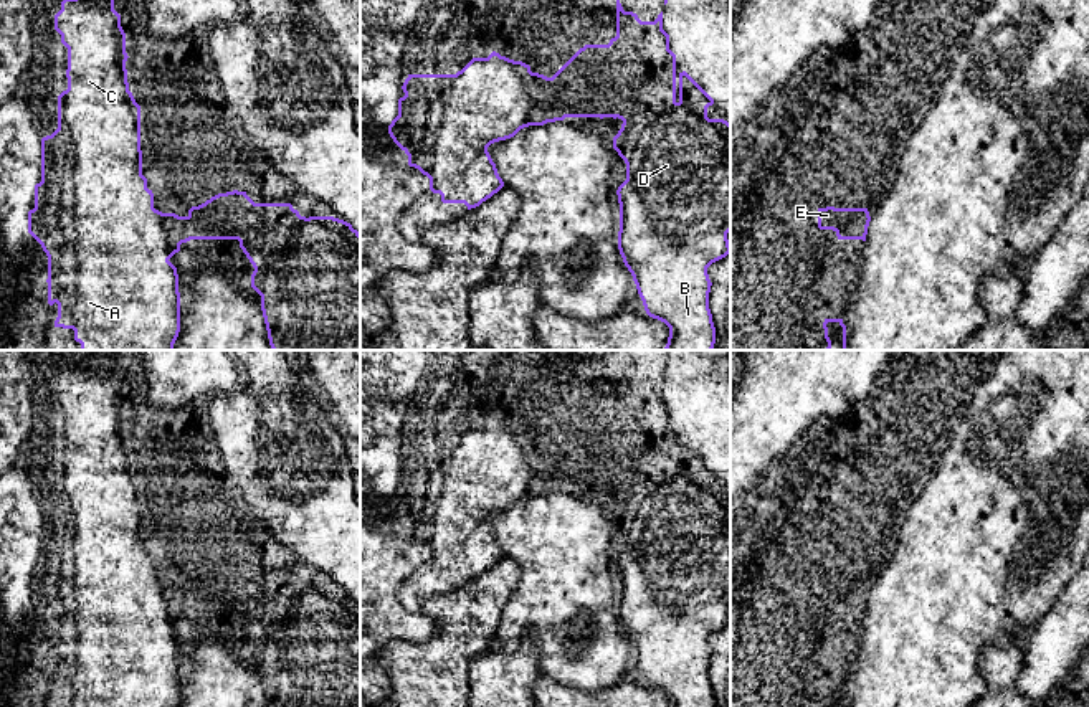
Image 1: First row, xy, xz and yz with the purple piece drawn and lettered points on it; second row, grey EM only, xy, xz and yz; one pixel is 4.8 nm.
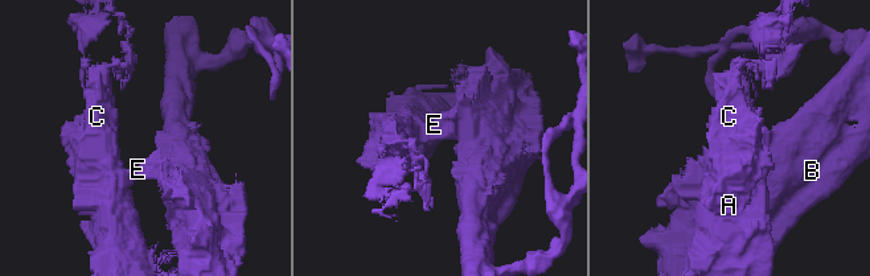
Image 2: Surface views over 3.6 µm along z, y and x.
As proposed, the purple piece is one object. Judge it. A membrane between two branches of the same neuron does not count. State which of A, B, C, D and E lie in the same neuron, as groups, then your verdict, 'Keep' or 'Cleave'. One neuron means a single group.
Groups: A C / B D E. Cleave

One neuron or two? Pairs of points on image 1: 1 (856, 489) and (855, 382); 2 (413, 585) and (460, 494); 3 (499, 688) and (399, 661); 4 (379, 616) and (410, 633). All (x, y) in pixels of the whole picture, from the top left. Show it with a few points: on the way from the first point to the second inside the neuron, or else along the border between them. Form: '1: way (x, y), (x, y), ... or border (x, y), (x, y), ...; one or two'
1: border (879, 375), (875, 389), (841, 413), (832, 436); two
2: way (437, 565), (453, 549), (453, 517); one
3: border (489, 648), (470, 663), (468, 689); two
4: way (387, 620), (402, 625); one

